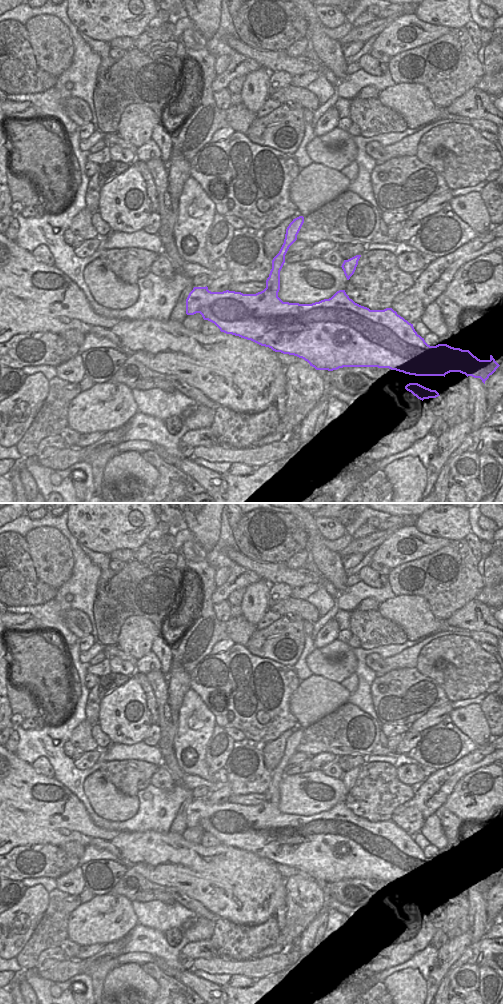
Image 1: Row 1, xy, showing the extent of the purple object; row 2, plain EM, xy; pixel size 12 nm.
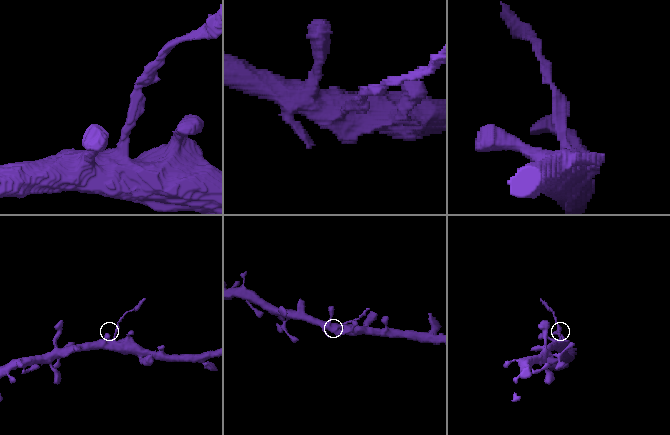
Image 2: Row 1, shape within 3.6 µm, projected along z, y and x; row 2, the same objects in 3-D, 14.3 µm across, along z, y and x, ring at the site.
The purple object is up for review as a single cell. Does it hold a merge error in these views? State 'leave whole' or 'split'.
split

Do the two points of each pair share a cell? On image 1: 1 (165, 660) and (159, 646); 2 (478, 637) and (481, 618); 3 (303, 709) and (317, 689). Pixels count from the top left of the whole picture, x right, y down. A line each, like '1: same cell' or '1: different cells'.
1: same cell
2: different cells
3: same cell

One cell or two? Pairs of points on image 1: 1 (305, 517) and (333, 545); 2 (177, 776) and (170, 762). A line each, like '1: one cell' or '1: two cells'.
1: one cell
2: one cell

